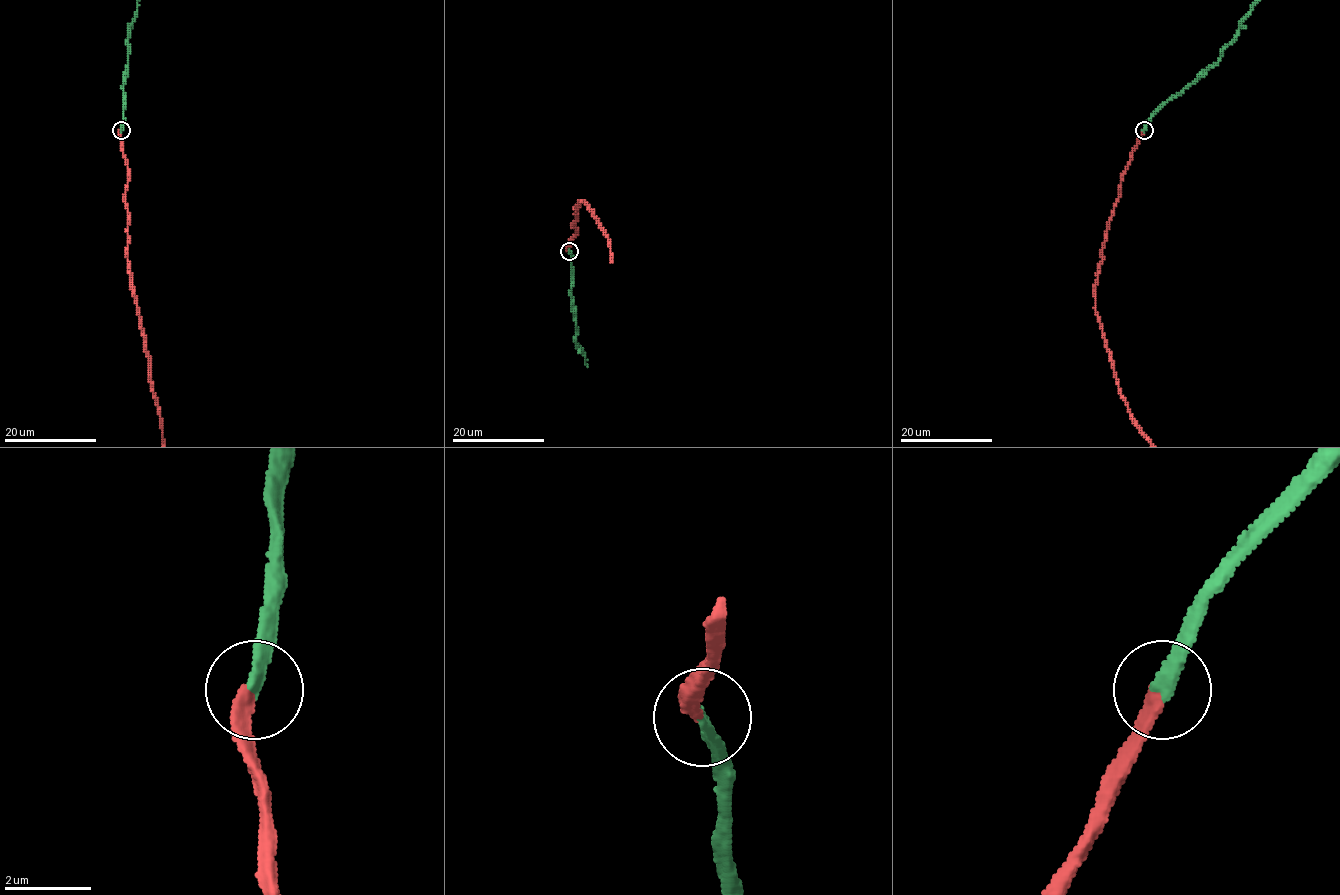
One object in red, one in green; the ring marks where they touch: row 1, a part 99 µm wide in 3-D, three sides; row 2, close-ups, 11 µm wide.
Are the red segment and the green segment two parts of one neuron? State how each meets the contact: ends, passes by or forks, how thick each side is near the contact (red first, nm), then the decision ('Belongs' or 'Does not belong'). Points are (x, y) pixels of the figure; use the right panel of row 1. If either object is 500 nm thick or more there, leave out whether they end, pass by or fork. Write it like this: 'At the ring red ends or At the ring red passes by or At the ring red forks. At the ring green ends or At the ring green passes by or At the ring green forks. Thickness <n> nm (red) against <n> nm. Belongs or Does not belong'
At the ring red ends. At the ring green ends. Thickness 320 nm (red) against 320 nm. Belongs

